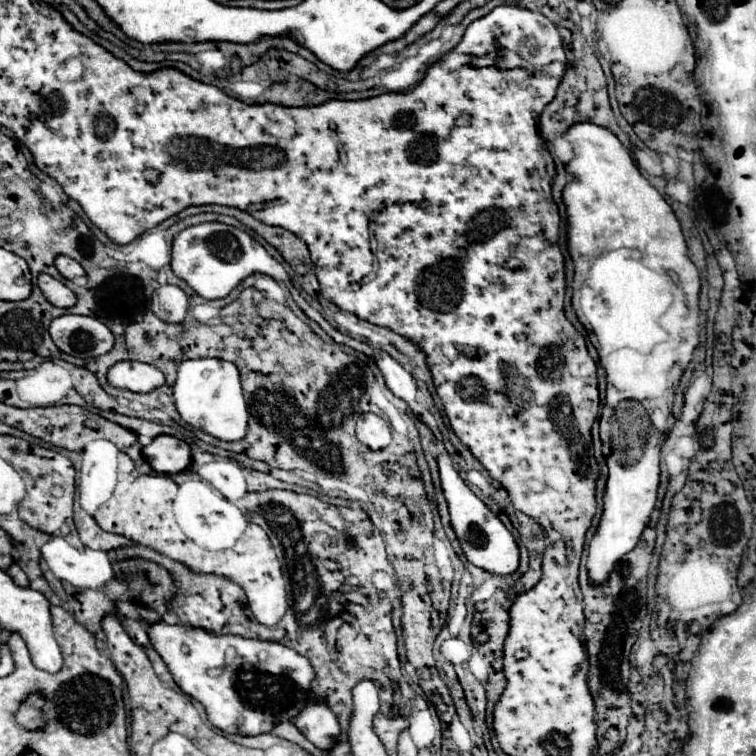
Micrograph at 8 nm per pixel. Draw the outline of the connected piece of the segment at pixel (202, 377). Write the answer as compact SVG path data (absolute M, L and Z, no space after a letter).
M198 358L182 362L174 384L174 402L182 420L194 428L204 430L206 434L228 442L236 442L246 436L248 408L242 396L238 368L232 362L220 358Z

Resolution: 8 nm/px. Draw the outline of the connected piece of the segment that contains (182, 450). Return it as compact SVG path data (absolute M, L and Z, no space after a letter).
M156 436L152 444L144 446L142 450L144 460L152 466L154 472L162 474L178 474L184 472L192 464L190 446L184 440L174 436Z

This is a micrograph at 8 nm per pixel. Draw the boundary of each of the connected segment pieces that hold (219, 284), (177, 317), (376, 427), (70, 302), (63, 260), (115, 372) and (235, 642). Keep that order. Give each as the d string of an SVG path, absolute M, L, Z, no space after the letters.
M204 222L204 224L196 224L196 226L190 226L186 230L182 230L176 238L174 238L174 246L172 246L172 272L184 280L196 294L200 294L202 298L206 300L214 300L214 298L224 298L232 292L234 286L238 286L246 276L250 274L266 274L266 276L272 276L276 282L284 282L294 298L294 302L300 306L300 310L314 322L320 324L320 328L338 344L344 344L344 346L350 346L358 352L364 352L366 356L374 356L374 348L370 348L368 344L364 342L358 342L342 332L338 332L334 326L330 326L322 314L318 310L314 310L302 296L300 292L292 286L290 282L290 276L288 272L284 270L284 266L274 260L266 248L256 242L252 236L248 236L244 230L238 230L234 226L228 226L228 224L222 224L222 222Z
M164 284L152 294L152 312L166 322L182 322L188 310L188 298L178 286Z
M362 414L356 422L356 436L372 450L382 450L390 444L390 428L378 414Z
M48 274L38 276L38 288L46 296L46 300L50 300L50 304L54 304L58 308L72 308L76 304L76 294L72 290L68 290L60 280L56 280Z
M56 256L54 266L56 266L58 272L60 272L64 278L68 278L68 280L76 280L76 278L82 278L82 276L86 274L84 268L82 268L76 260L72 260L72 258L68 258L68 256Z
M118 362L108 370L108 382L114 388L130 392L152 392L164 384L164 374L144 362Z
M164 620L148 626L148 638L168 664L176 684L206 708L208 720L224 734L258 736L280 722L294 722L312 694L316 672L310 660L284 644L234 634L216 636L204 628L166 624Z

